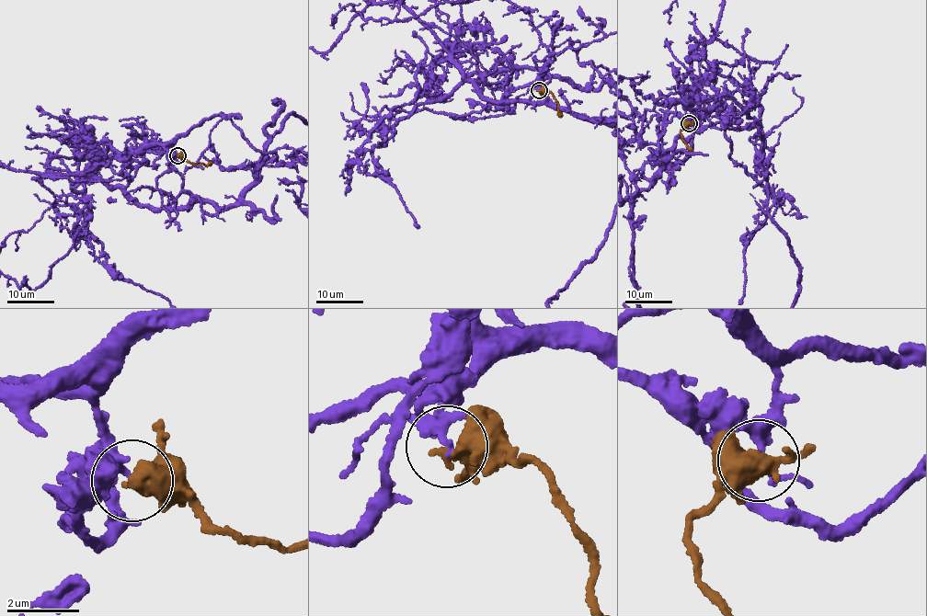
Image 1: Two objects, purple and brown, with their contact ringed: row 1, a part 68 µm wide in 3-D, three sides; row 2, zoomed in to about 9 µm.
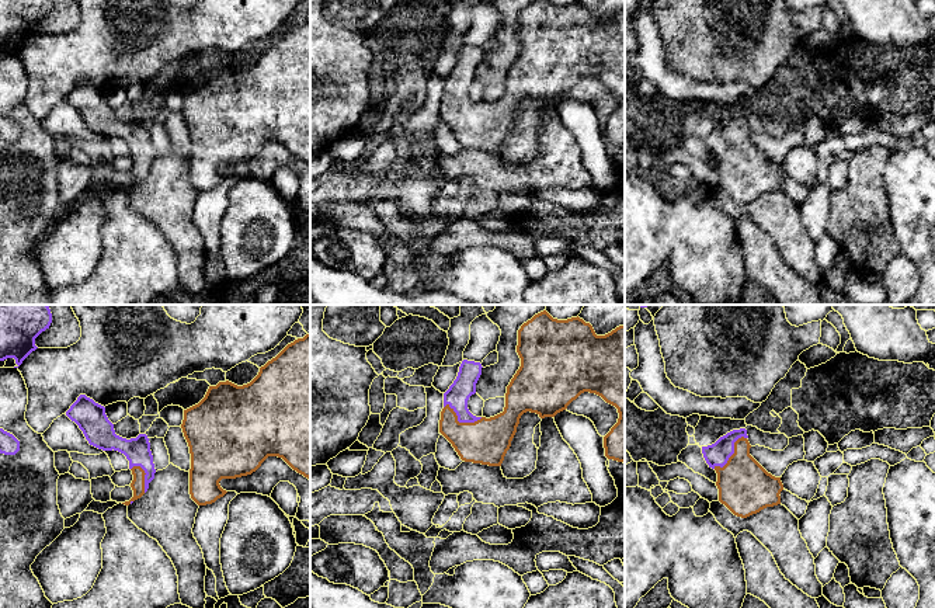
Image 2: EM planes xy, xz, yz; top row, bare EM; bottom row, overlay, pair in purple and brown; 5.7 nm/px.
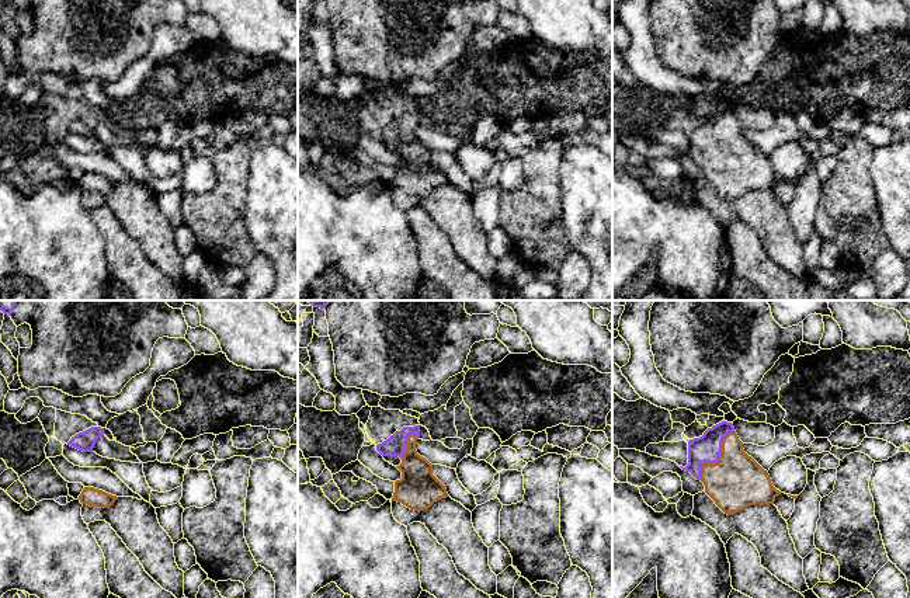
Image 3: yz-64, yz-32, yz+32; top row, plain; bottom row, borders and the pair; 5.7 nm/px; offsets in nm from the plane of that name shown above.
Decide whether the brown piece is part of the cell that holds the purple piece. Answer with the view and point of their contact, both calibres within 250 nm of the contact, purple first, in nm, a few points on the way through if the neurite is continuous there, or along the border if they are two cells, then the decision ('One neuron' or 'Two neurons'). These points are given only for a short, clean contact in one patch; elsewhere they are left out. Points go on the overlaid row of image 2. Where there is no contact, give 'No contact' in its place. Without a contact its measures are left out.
Touches purple at xz (461, 421). Thickness 140 nm (purple) against 260 nm. One neuron

